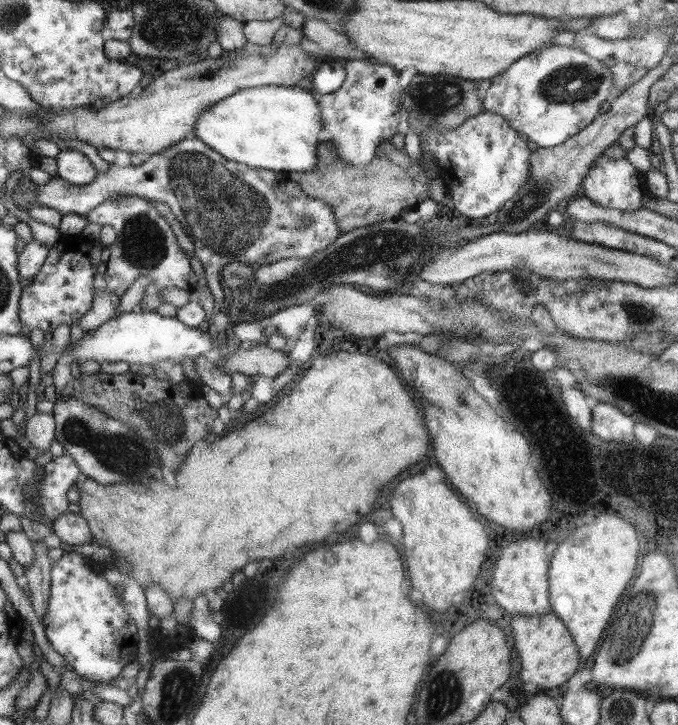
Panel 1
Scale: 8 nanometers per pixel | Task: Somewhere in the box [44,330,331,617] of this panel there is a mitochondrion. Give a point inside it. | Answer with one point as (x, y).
(119, 455)

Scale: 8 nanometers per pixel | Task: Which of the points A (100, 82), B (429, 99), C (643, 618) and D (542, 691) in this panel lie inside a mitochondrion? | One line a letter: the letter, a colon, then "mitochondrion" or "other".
A: other
B: mitochondrion
C: mitochondrion
D: other

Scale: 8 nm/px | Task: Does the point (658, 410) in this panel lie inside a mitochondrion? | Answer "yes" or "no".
no

